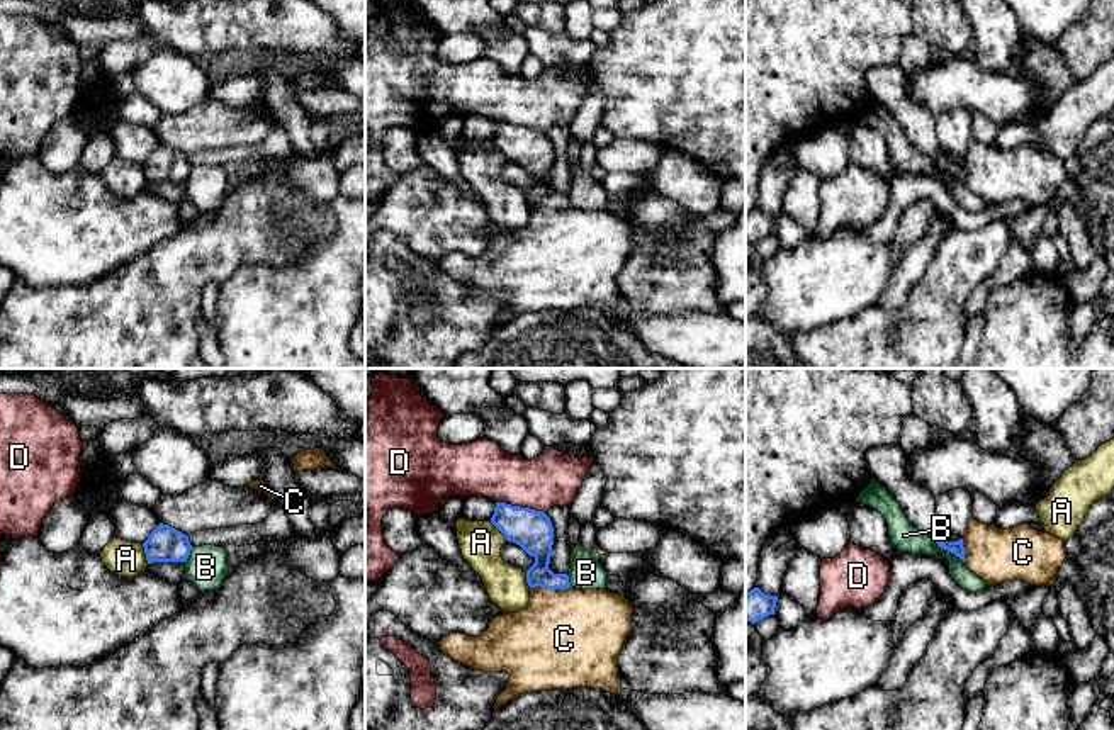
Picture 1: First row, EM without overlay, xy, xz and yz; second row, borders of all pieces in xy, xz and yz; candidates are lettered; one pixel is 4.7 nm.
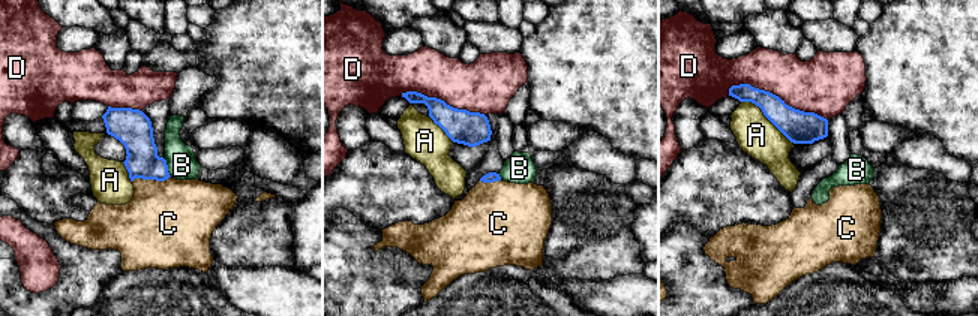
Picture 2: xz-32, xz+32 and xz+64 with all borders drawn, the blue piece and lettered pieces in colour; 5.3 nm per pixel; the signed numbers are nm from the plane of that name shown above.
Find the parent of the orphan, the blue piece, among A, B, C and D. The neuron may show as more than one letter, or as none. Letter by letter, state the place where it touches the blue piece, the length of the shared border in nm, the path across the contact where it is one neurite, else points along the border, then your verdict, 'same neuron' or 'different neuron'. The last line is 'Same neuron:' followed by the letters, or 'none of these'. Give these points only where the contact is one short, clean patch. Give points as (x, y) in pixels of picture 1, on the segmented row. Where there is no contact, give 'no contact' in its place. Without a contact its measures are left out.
A: meets blue in xy at (146, 554); contact 100 nm long; different neuron
B: meets blue in yz at (948, 550); contact 200 nm long; border along yz (931, 537), (963, 562); different neuron
C: meets blue in xz at (551, 588); contact 200 nm long; runs through xz (537, 537), (540, 578), (551, 588), (564, 623), (564, 639); same neuron
D: meets blue in xz at (518, 506); contact 240 nm long; different neuron
Same neuron: C

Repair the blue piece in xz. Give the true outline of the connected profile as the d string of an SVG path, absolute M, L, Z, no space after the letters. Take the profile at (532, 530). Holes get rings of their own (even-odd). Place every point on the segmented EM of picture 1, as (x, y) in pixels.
M496 503L491 523L508 542L520 545L535 564L526 570L530 603L518 613L491 620L479 637L448 633L438 642L440 650L459 664L482 672L508 672L506 689L498 696L494 711L518 694L530 691L593 688L618 693L618 654L632 630L632 603L606 589L576 589L567 574L549 569L554 526L543 511Z

